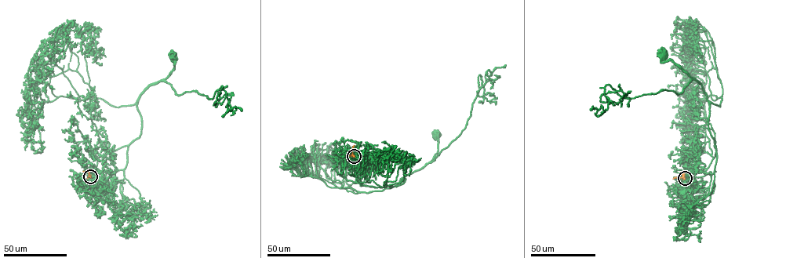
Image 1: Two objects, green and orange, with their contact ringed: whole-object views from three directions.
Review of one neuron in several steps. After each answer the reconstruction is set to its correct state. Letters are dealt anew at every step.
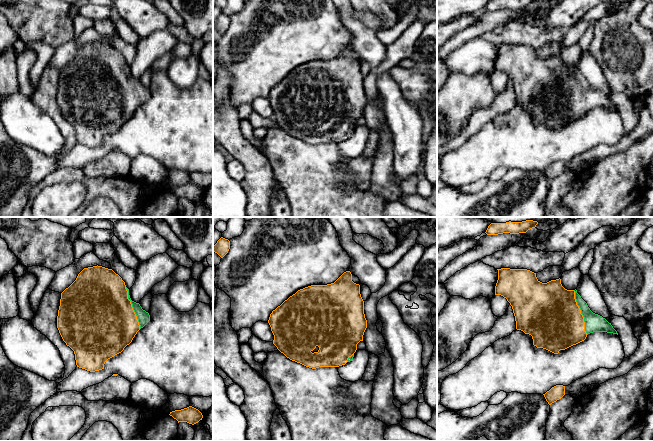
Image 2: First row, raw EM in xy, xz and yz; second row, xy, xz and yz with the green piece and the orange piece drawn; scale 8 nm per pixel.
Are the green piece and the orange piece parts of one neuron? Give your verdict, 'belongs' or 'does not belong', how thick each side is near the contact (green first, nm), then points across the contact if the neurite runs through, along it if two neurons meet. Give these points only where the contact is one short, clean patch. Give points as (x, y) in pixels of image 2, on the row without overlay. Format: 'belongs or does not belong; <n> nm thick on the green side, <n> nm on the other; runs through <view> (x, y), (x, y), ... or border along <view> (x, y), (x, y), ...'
belongs; 140 nm thick on the green side, 460 nm on the other; runs through yz (593, 98), (581, 88), (550, 90)

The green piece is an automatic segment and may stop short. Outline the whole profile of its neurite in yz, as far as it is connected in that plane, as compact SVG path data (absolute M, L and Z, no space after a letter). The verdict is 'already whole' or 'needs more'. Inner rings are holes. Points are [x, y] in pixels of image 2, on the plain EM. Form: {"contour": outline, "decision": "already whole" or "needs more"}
{"contour": "M501 44L498 46L498 56L495 71L507 75L513 85L516 105L532 112L533 121L546 125L554 130L584 117L593 108L617 110L602 92L593 89L587 79L577 69L577 66L567 66L561 60L561 55L540 58L536 49L527 45Z", "decision": "needs more"}

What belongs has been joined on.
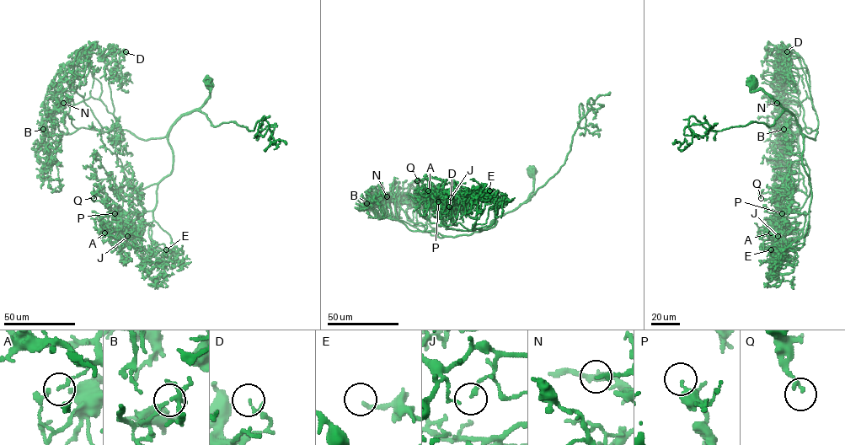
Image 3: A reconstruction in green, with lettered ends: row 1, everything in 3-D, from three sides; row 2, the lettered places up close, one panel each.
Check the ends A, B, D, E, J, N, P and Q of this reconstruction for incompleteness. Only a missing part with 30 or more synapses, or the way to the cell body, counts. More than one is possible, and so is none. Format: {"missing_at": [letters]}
{"missing_at": []}

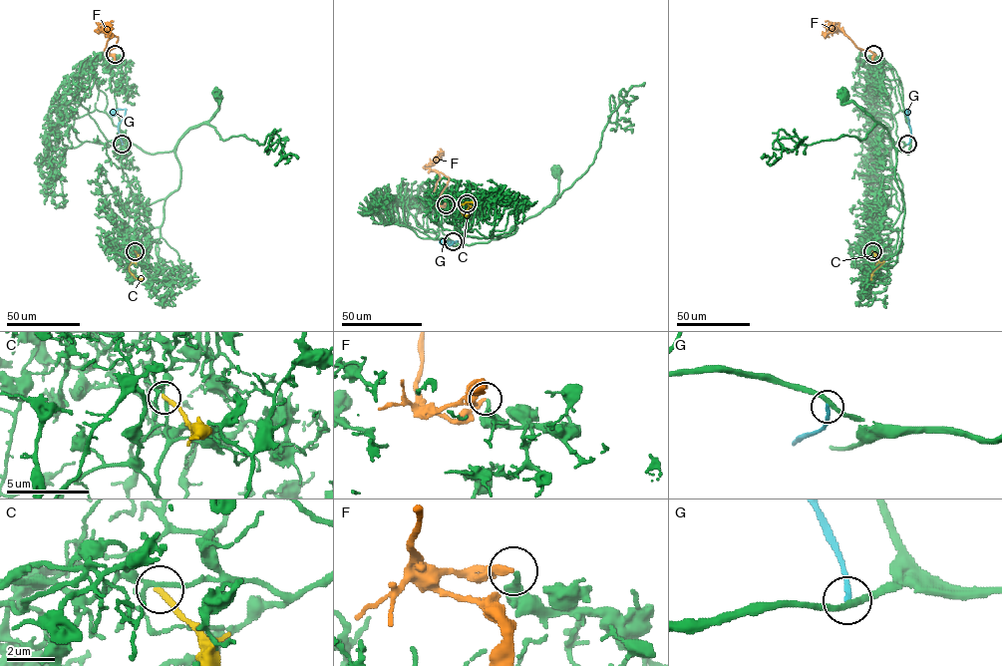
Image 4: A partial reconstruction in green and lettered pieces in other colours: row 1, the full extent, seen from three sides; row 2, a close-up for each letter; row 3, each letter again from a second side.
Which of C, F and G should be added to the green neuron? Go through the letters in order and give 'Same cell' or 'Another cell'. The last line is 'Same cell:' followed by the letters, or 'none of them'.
C: Another cell
F: Another cell
G: Another cell
Same cell: none of them

